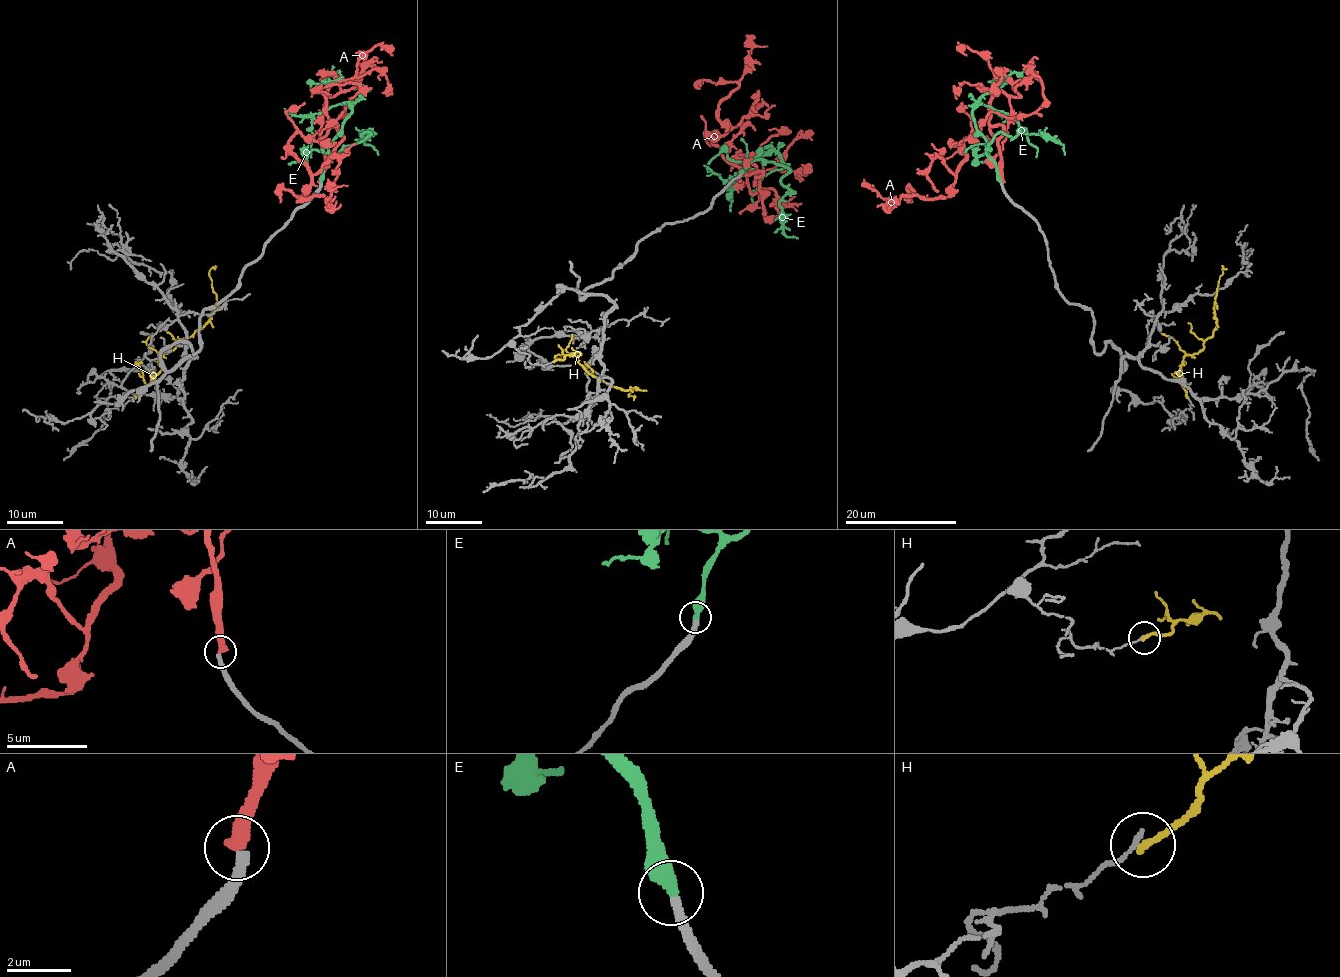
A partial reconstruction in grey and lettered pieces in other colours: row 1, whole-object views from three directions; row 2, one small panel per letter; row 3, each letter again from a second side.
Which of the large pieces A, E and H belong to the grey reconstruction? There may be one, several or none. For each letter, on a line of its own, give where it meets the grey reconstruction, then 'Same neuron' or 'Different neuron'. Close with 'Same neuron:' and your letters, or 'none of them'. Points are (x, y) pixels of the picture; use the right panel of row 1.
A: Touches grey at (1002, 182). Different neuron
E: Touches grey at (1000, 182). Same neuron
H: Touches grey at (1187, 397). Different neuron
Same neuron: E

